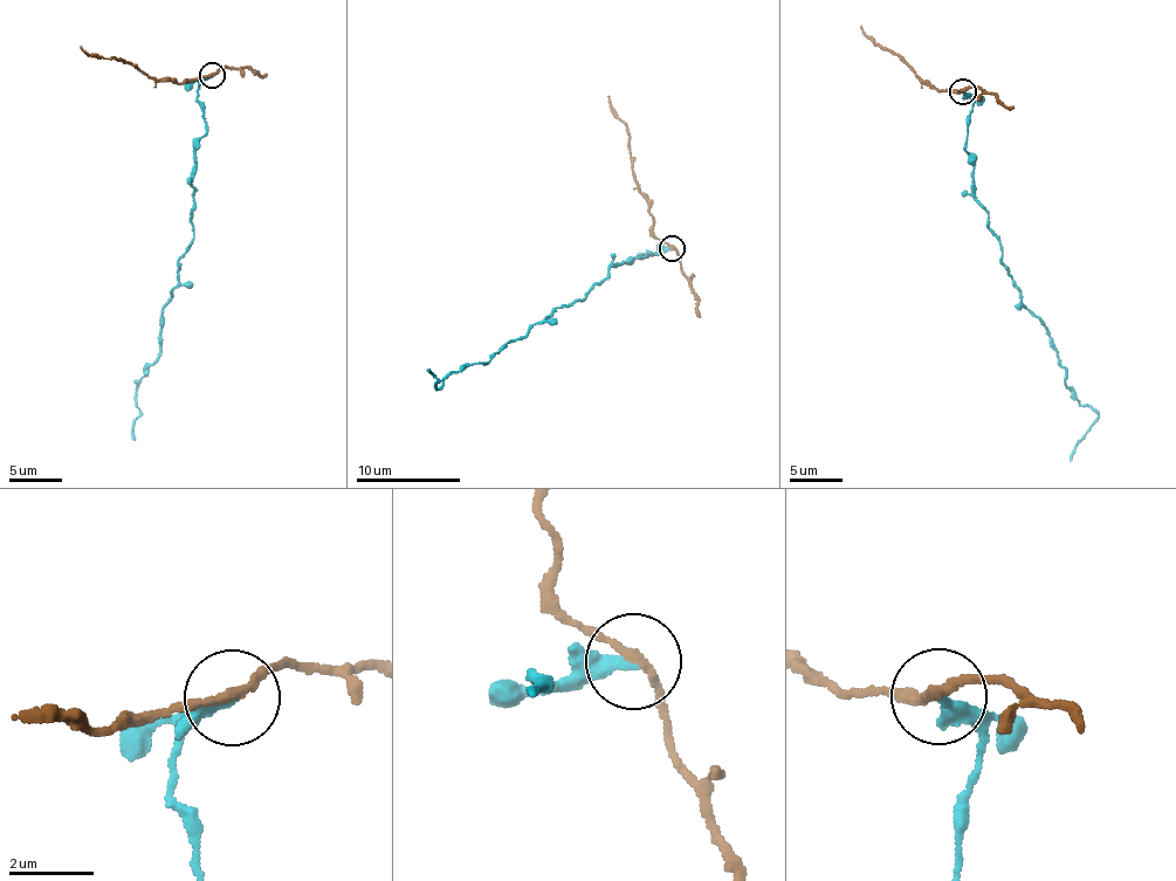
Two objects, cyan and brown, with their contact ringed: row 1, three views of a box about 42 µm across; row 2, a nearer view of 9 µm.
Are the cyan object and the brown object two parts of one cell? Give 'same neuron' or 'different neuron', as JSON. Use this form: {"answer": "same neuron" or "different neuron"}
{"answer": "different neuron"}

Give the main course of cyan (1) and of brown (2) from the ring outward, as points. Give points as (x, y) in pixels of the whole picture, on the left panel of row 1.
1: (212, 74), (197, 102), (207, 133), (196, 150), (193, 243), (163, 309), (158, 357), (135, 391), (135, 439)
2: (212, 74), (183, 83), (158, 81), (136, 68), (93, 56), (80, 47)

